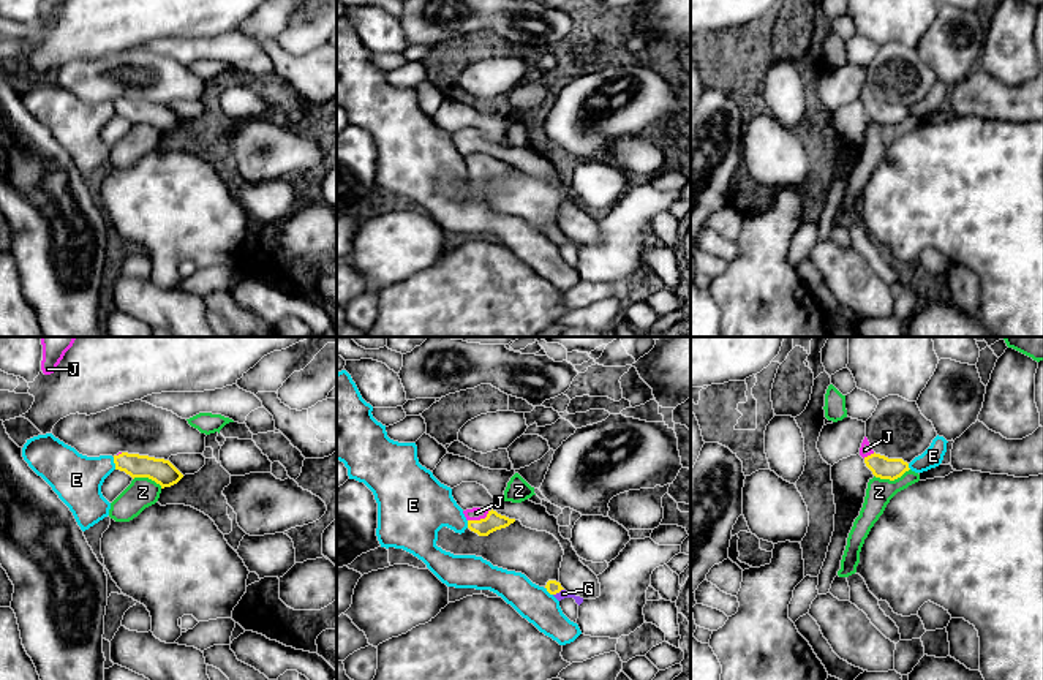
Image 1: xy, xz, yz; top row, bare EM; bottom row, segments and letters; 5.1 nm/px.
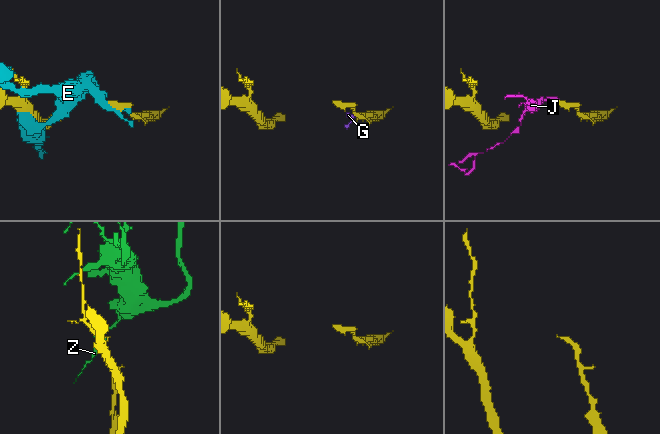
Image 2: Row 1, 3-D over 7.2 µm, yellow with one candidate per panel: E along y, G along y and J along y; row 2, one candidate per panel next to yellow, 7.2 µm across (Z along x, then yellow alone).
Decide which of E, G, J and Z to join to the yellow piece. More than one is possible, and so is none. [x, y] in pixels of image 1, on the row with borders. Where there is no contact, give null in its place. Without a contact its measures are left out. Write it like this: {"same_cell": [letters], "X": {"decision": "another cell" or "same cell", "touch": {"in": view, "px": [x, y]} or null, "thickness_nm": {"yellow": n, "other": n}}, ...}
{"same_cell": ["G", "J"], "E": {"decision": "another cell", "touch": {"in": "xy", "px": [114, 462]}, "thickness_nm": {"yellow": 120, "other": 240}}, "G": {"decision": "same cell", "touch": {"in": "xz", "px": [558, 592]}, "thickness_nm": {"yellow": 70, "other": 50}}, "J": {"decision": "same cell", "touch": {"in": "xz", "px": [481, 519]}, "thickness_nm": {"yellow": 90, "other": 60}}, "Z": {"decision": "another cell", "touch": {"in": "yz", "px": [892, 479]}, "thickness_nm": {"yellow": 120, "other": 140}}}

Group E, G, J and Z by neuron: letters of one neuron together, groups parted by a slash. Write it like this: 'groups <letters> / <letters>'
groups E / G J / Z

